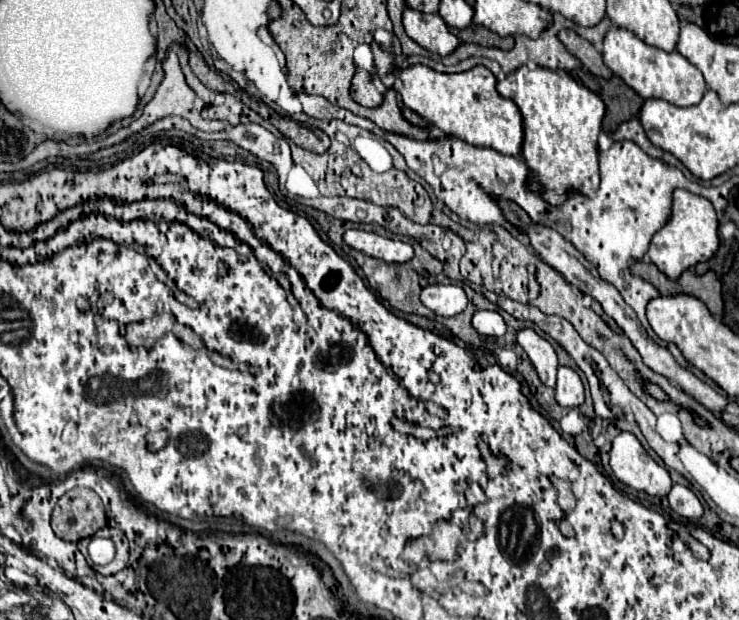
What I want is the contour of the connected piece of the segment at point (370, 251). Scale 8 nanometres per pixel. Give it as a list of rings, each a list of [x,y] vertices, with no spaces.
[[[349,229],[343,233],[343,239],[349,247],[387,263],[407,263],[413,259],[413,247],[409,243],[387,239],[371,231]]]

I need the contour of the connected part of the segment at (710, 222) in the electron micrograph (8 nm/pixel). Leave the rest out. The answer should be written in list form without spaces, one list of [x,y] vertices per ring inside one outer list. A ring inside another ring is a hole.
[[[677,189],[673,193],[673,213],[669,223],[657,231],[657,235],[651,239],[647,257],[661,273],[665,273],[669,279],[679,279],[679,275],[703,261],[709,261],[715,251],[719,249],[719,233],[717,233],[717,215],[709,199],[701,195],[693,195],[685,189]]]

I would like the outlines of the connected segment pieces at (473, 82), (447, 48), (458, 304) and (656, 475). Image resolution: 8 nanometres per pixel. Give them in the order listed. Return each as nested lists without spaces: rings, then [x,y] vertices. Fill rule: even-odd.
[[[425,65],[401,69],[395,81],[395,91],[405,99],[405,105],[423,119],[439,127],[445,135],[457,137],[475,147],[491,147],[503,155],[521,155],[523,147],[523,117],[513,101],[503,99],[497,89],[495,75],[483,65],[465,73],[437,73]]]
[[[407,7],[403,13],[403,25],[407,35],[415,43],[441,57],[453,53],[459,47],[459,39],[449,31],[445,21],[437,13],[427,15]]]
[[[427,285],[421,291],[421,303],[439,317],[455,317],[467,305],[467,295],[457,285]]]
[[[619,433],[613,439],[609,465],[621,483],[647,495],[665,497],[673,485],[669,471],[647,455],[633,433]]]

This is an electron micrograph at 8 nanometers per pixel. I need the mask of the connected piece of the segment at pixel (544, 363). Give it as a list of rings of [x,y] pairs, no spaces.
[[[523,329],[517,333],[517,343],[523,347],[527,357],[531,359],[539,379],[553,387],[555,383],[555,373],[557,373],[557,355],[551,343],[543,337],[539,337],[533,329]]]

